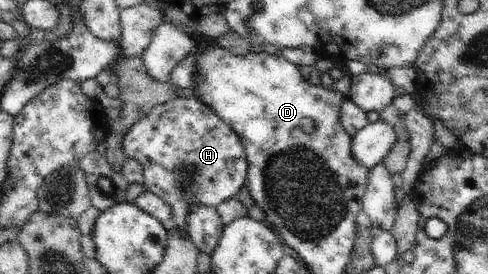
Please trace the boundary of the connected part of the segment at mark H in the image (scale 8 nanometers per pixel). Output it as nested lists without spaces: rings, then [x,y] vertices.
[[[174,97],[168,102],[162,103],[161,105],[153,108],[144,118],[141,118],[132,128],[126,133],[123,140],[123,151],[126,157],[136,159],[143,166],[145,188],[154,193],[156,196],[165,200],[172,207],[172,218],[169,218],[166,222],[163,222],[164,228],[170,230],[170,228],[180,228],[180,230],[186,231],[186,225],[189,224],[188,211],[197,204],[206,205],[209,207],[217,207],[221,202],[237,196],[238,191],[245,184],[247,177],[247,156],[244,150],[243,142],[240,137],[226,124],[217,114],[214,114],[212,110],[208,108],[200,99],[193,98],[182,98]]]

